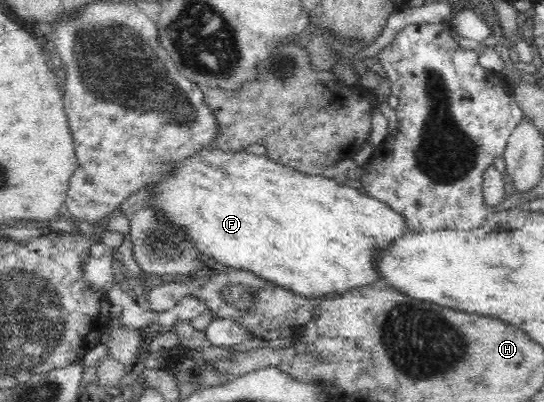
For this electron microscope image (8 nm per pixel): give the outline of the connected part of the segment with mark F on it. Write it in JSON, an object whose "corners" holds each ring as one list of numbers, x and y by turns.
{"corners":[[213,146,203,148,203,150,197,150,193,156,185,158,181,162,175,162,173,174,169,174,167,178,161,178,159,182,149,184,149,186,156,188,155,198,153,201,148,202,149,205,161,215,161,221,167,221,167,223,173,223,175,227,179,227,179,234,183,235,187,241,195,243,195,247,197,247,197,251,201,253,201,256,214,258,219,264,224,264,237,270,251,271,252,274,255,274,262,280,275,283,308,299,322,297,328,292,343,293,353,288,359,288,377,282,379,280,377,265,375,265,377,252,379,250,385,250,397,238,401,238,403,234,410,232,407,228,407,221,405,221,405,217,401,213,395,212,395,209,389,207,388,204,371,198,362,190,347,185,340,185,333,177,328,177,324,173,315,174,315,176,303,174,290,166,273,162,265,155,257,156,251,153,245,153,244,149,237,152,223,152,221,149]]}

